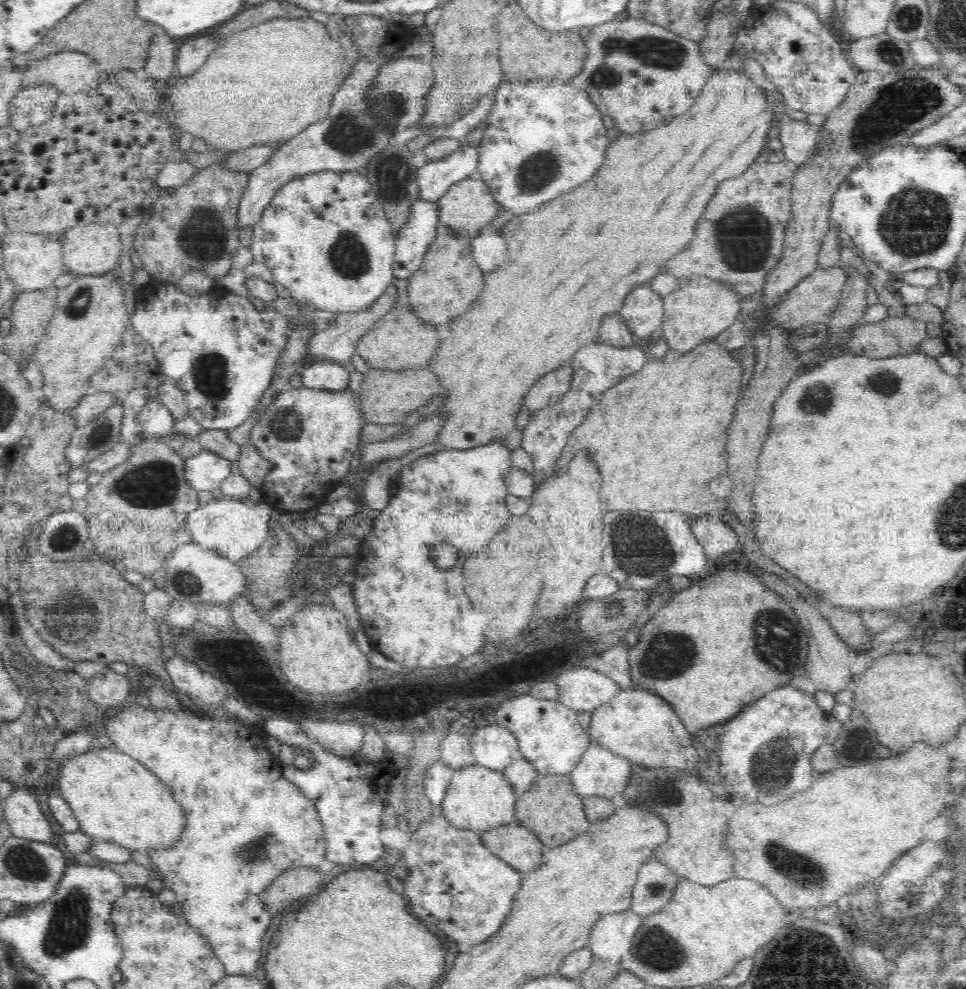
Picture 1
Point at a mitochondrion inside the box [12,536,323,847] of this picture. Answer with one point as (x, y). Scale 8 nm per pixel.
(62, 621)

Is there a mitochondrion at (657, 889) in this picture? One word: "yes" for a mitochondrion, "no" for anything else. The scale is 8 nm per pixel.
yes

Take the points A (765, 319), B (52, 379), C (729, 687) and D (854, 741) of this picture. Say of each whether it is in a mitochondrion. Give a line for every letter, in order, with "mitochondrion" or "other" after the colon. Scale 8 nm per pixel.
A: other
B: other
C: other
D: mitochondrion

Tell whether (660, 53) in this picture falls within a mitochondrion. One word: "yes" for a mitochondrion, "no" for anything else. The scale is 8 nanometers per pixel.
yes

